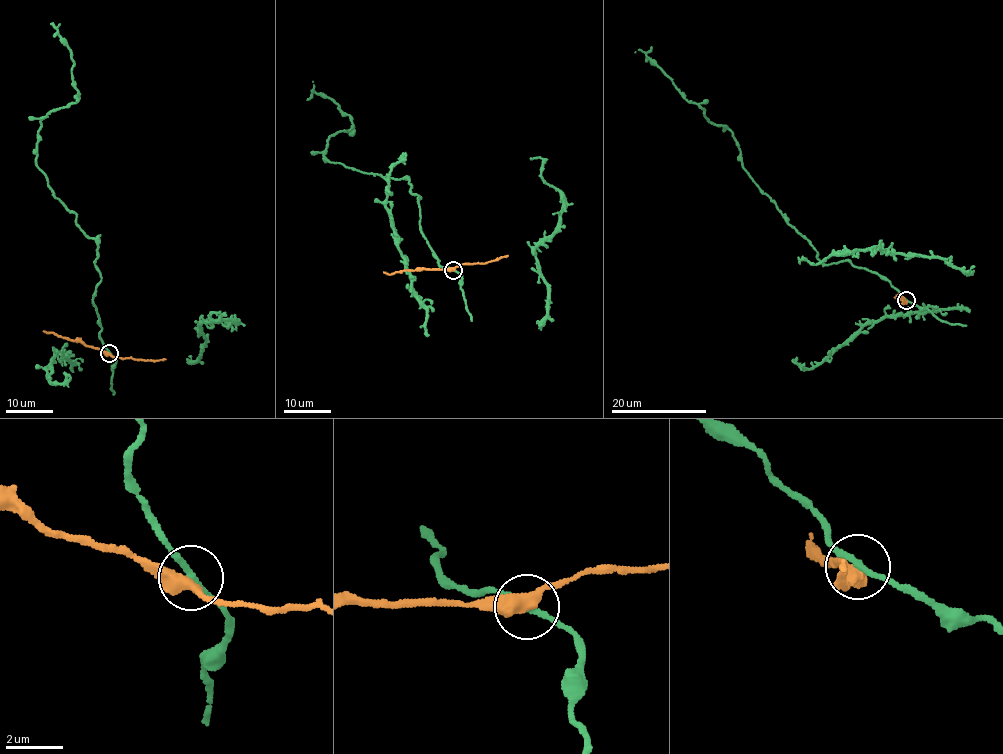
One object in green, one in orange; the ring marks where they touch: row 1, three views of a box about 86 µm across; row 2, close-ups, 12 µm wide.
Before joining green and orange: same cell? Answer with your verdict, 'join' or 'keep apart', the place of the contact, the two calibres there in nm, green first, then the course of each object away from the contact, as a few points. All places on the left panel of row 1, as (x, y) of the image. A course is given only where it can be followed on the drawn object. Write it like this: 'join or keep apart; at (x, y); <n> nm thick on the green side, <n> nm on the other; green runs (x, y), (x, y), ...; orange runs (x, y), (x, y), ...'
keep apart; at (109, 353); 200 nm thick on the green side, 440 nm on the other; green runs (110, 353), (93, 303), (101, 278), (98, 247), (36, 163), (41, 120), (79, 93), (58, 26); orange runs (110, 353), (43, 331)

